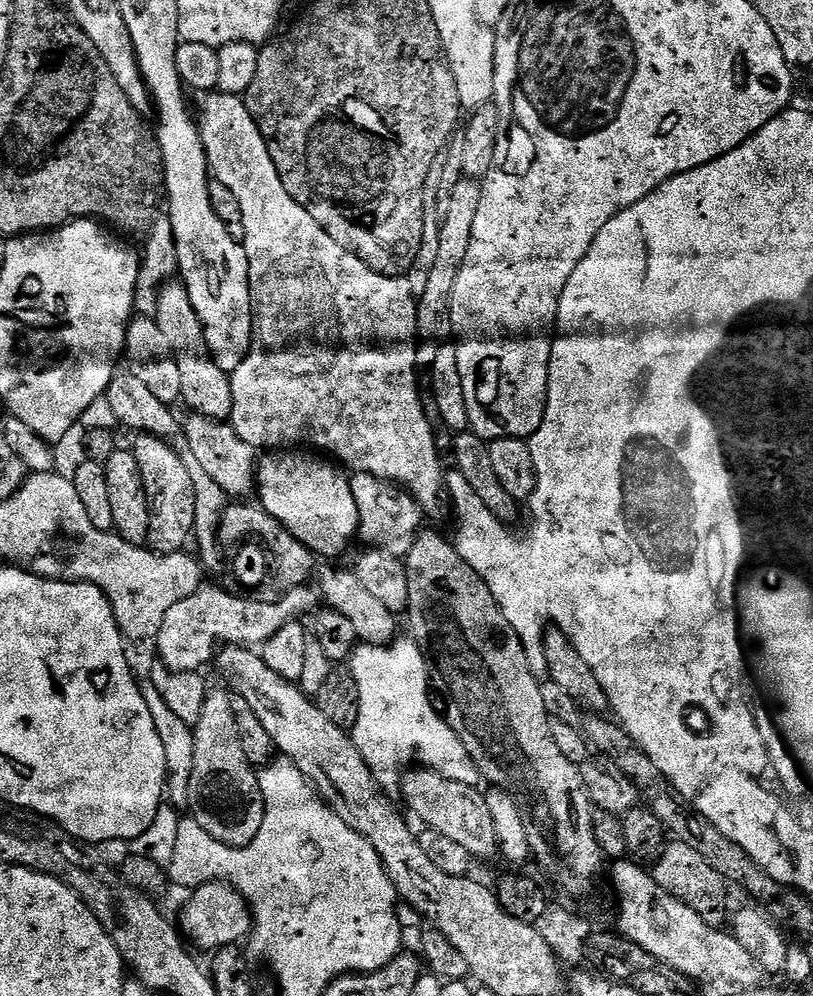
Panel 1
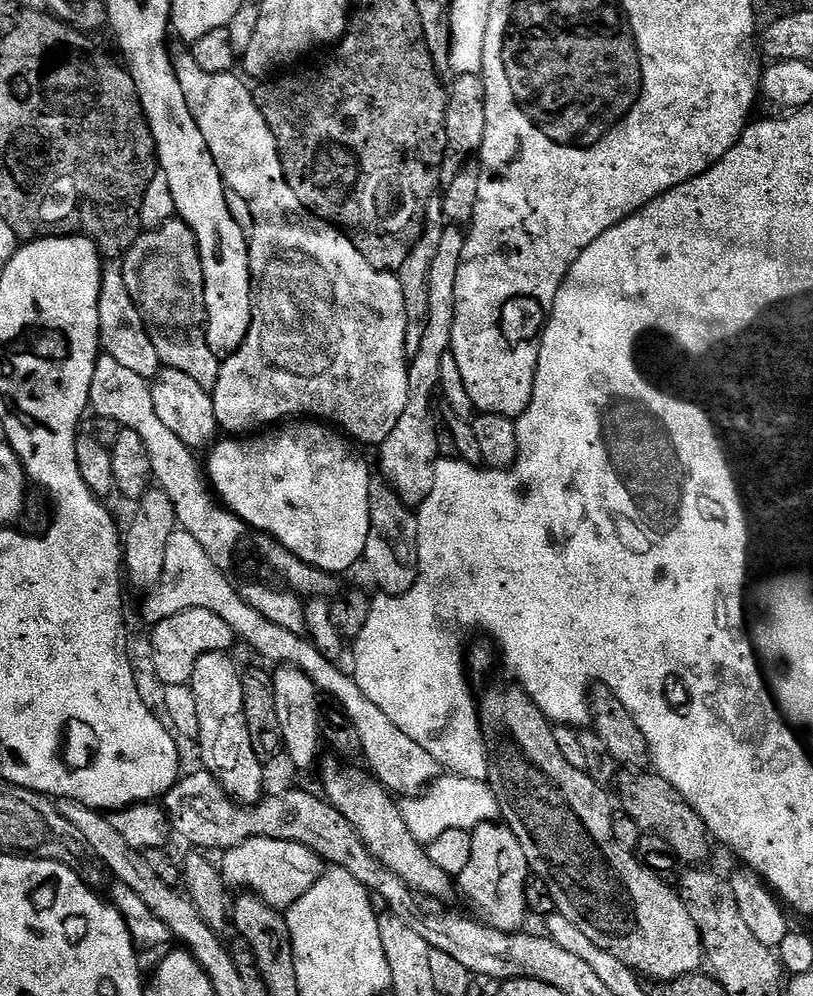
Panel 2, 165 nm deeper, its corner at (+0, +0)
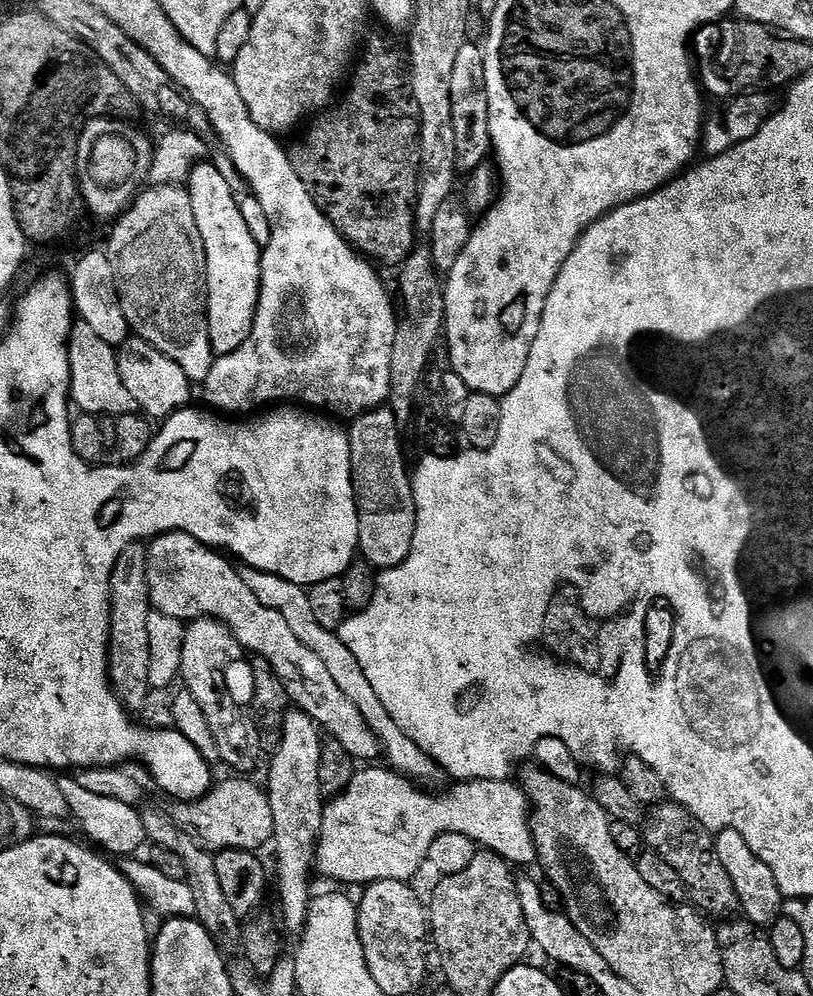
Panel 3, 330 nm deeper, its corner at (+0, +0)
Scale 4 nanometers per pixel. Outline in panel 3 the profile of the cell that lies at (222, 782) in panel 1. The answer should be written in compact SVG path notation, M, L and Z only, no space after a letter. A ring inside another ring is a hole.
M204 616L201 620L191 621L184 629L184 641L182 642L182 666L180 676L183 687L202 706L202 714L206 714L206 722L210 722L210 730L214 730L214 742L218 742L221 761L232 768L237 768L237 773L248 774L248 771L256 764L256 759L262 756L260 746L260 732L256 728L256 721L247 711L244 712L236 705L234 697L228 693L228 680L224 677L224 671L242 655L239 642L234 638L234 634L218 620L211 620L209 616Z

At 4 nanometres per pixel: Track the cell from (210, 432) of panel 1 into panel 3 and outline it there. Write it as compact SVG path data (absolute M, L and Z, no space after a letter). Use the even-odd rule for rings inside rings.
M139 338L125 340L119 345L116 361L118 362L118 374L122 374L122 382L126 390L130 390L137 409L143 415L160 422L173 416L180 409L189 407L191 400L188 399L192 396L193 381L186 378L178 362L166 358L166 354L162 354L145 340Z

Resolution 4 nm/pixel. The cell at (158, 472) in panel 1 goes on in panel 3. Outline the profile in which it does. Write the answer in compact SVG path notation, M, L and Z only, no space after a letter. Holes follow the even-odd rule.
M143 543L126 546L116 563L112 575L112 601L110 602L110 638L108 639L108 679L117 698L129 713L137 714L148 704L150 693L150 638L146 625L152 613L150 591L150 552Z

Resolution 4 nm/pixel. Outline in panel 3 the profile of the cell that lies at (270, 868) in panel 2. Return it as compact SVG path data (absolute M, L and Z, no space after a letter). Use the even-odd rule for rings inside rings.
M376 766L361 767L344 793L335 797L324 809L324 821L314 857L314 868L319 875L321 872L328 880L359 886L367 886L379 880L411 881L411 876L418 875L420 867L428 864L434 838L442 838L442 834L447 832L466 834L466 838L473 840L481 849L501 856L513 866L537 863L528 795L519 783L511 779L466 780L453 783L452 792L431 796L407 776L401 776L387 766L372 767Z

